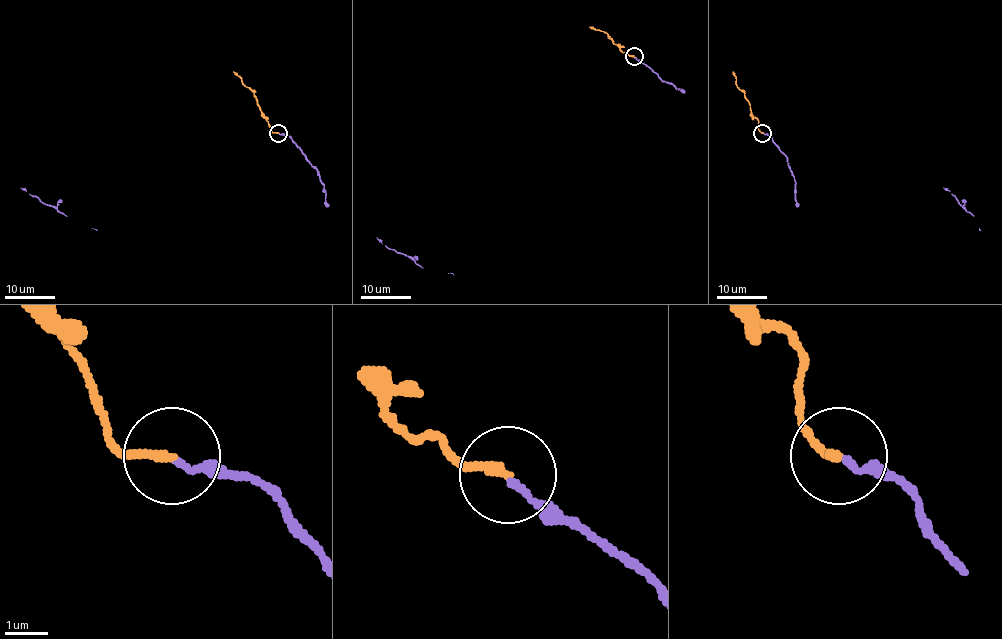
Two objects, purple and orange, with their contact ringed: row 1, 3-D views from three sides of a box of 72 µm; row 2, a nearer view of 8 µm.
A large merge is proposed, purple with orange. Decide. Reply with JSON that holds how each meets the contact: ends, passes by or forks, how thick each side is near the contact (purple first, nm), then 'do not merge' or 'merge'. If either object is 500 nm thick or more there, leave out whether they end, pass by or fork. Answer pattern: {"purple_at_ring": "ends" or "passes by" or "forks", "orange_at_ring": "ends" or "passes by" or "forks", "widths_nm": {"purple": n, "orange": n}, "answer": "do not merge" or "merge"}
{"purple_at_ring": "ends", "orange_at_ring": "ends", "widths_nm": {"purple": 140, "orange": 220}, "answer": "merge"}

